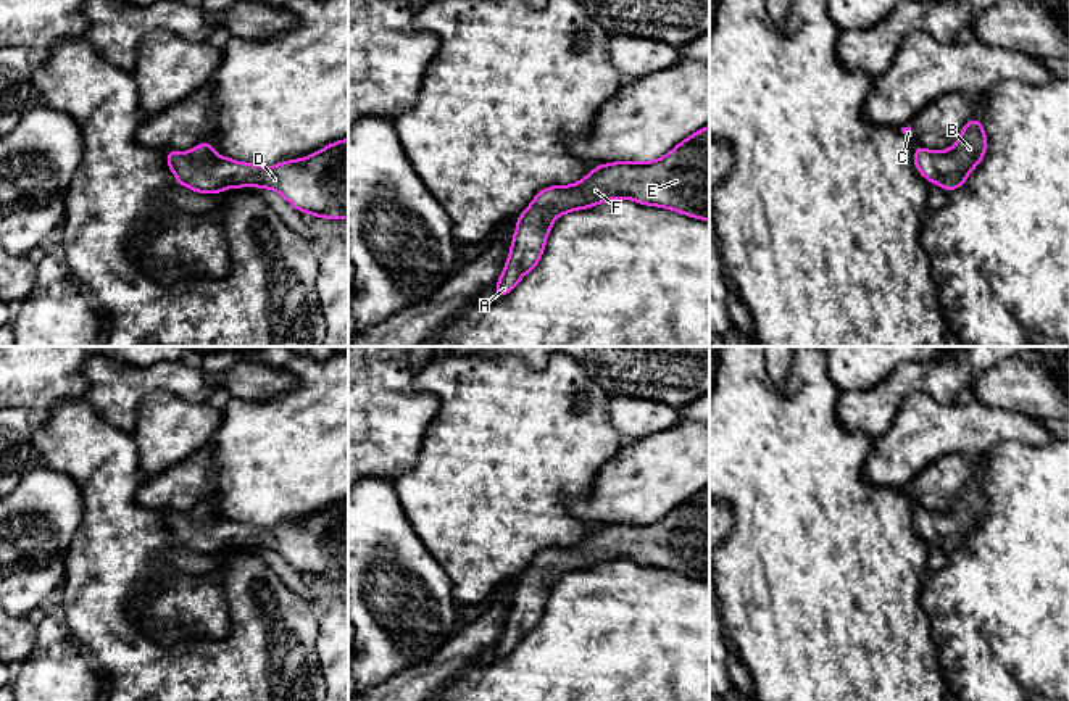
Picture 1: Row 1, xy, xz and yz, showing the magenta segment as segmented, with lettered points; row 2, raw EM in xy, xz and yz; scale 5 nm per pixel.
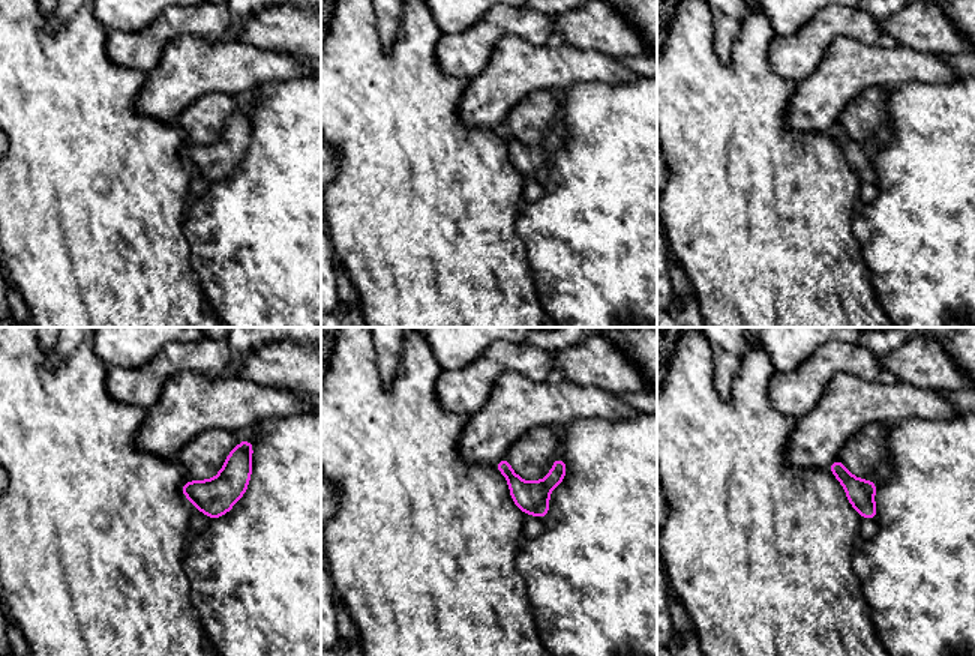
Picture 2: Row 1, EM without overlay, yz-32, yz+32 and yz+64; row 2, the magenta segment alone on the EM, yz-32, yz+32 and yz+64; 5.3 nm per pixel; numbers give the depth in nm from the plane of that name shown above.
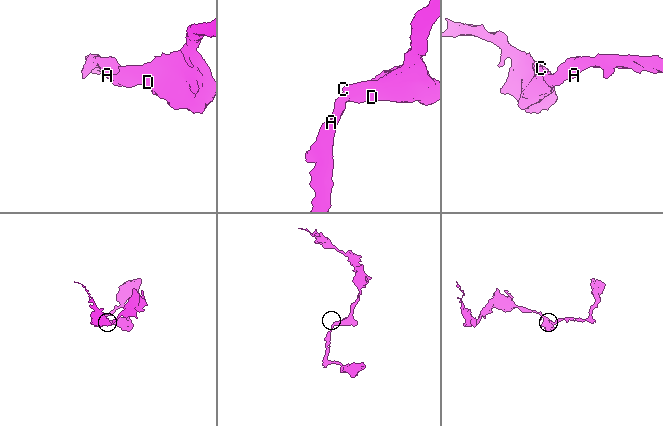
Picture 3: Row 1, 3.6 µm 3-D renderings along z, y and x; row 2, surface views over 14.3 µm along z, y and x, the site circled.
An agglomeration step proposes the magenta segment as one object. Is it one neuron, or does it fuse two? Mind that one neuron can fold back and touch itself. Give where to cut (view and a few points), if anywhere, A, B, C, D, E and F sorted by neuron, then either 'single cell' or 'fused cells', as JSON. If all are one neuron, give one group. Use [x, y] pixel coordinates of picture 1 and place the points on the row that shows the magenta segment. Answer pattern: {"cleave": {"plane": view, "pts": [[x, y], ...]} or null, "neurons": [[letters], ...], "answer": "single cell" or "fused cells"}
{"cleave": null, "neurons": [["A", "B", "C", "D", "E", "F"]], "answer": "single cell"}

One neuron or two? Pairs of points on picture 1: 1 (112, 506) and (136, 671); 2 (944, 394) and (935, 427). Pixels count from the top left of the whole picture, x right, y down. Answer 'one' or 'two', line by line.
1: one
2: two

